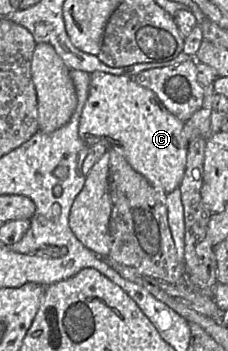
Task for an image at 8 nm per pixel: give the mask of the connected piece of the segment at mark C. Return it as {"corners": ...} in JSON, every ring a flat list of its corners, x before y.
{"corners":[[103,72,90,74,87,101,79,121,79,137,91,147,100,143,121,153,131,167,145,177,155,188,170,193,178,189,184,177,189,141,183,136,184,122,171,114,154,92,137,84,133,77]]}

